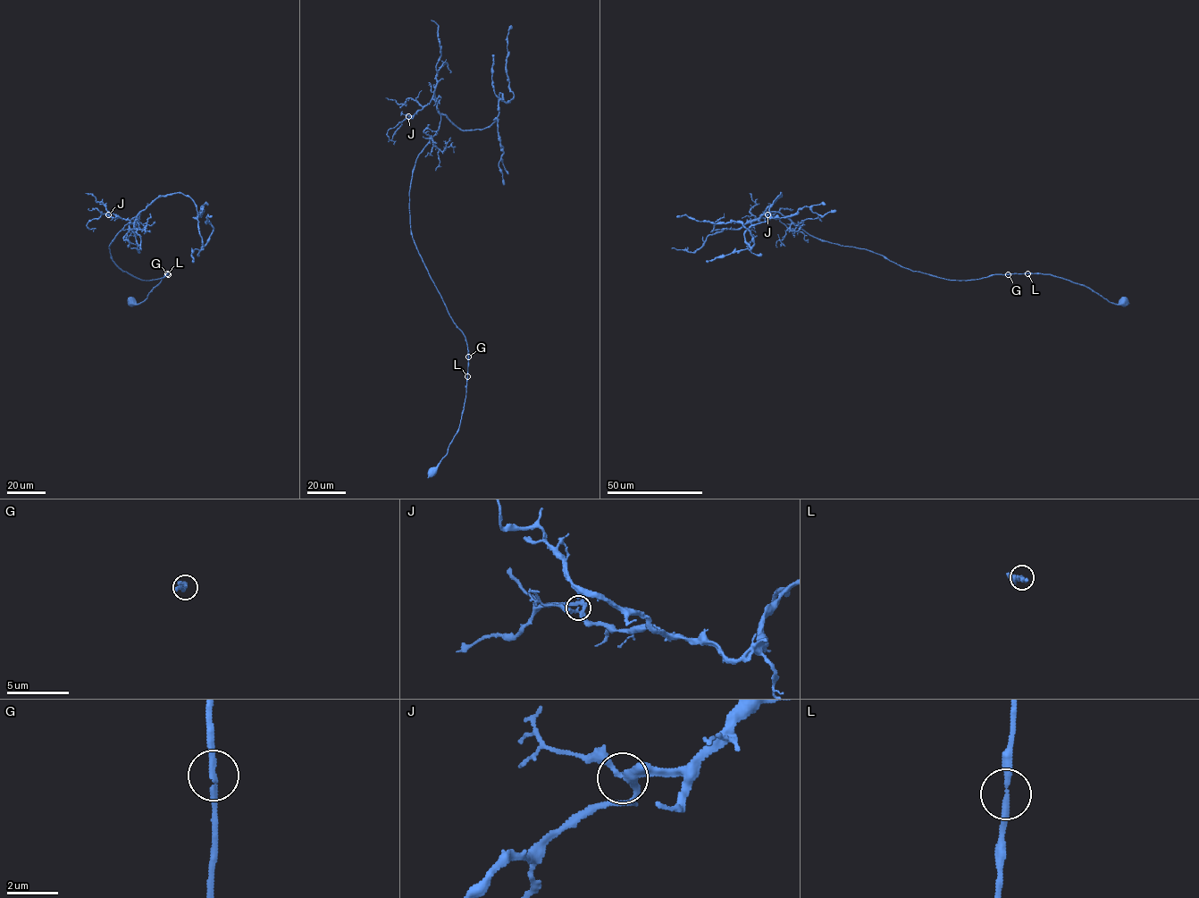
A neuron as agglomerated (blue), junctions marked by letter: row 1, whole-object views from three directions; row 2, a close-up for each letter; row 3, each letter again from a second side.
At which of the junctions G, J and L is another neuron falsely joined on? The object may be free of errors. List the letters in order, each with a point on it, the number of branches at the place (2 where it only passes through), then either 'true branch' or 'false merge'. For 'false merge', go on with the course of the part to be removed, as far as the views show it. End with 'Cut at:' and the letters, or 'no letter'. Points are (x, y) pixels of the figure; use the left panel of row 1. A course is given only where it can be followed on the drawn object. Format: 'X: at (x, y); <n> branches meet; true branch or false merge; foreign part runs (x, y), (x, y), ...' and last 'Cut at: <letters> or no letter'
G: at (168, 274); 2 branches meet; true branch
J: at (108, 214); 3 branches meet; true branch
L: at (167, 273); 2 branches meet; true branch
Cut at: no letter

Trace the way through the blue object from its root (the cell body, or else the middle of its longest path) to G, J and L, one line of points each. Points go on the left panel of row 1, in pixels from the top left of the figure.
G: (131, 301), (142, 302), (168, 274)
J: (131, 301), (142, 302), (168, 273), (143, 281), (120, 269), (109, 246), (140, 212), (133, 222), (108, 214)
L: (131, 301), (142, 302), (167, 273)

